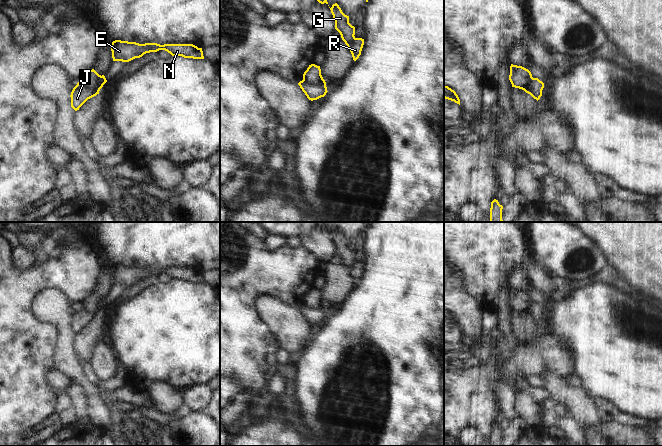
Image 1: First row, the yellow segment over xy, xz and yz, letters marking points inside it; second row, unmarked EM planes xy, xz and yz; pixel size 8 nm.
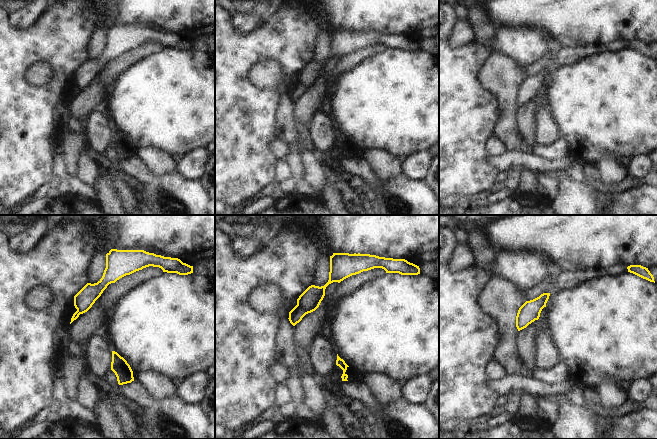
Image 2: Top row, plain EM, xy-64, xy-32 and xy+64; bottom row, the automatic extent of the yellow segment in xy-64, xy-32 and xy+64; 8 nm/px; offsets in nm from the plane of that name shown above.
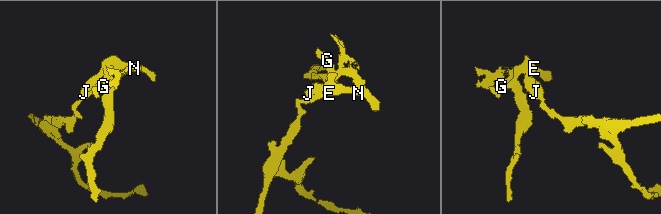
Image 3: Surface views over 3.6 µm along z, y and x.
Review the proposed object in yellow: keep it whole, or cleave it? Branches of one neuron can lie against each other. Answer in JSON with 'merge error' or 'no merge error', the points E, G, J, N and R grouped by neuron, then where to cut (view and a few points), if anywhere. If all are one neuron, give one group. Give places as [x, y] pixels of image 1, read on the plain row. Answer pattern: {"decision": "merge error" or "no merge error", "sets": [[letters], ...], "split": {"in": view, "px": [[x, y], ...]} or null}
{"decision": "merge error", "sets": [["E", "G", "N", "R"], ["J"]], "split": {"in": "xy", "px": [[101, 300], [93, 312], [85, 312], [77, 308]]}}

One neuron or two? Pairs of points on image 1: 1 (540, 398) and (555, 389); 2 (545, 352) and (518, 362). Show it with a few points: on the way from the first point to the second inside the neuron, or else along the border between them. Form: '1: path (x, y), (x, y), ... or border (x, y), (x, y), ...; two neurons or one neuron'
1: border (544, 388), (549, 393), (550, 398); two neurons
2: path (538, 358), (525, 360); one neuron

